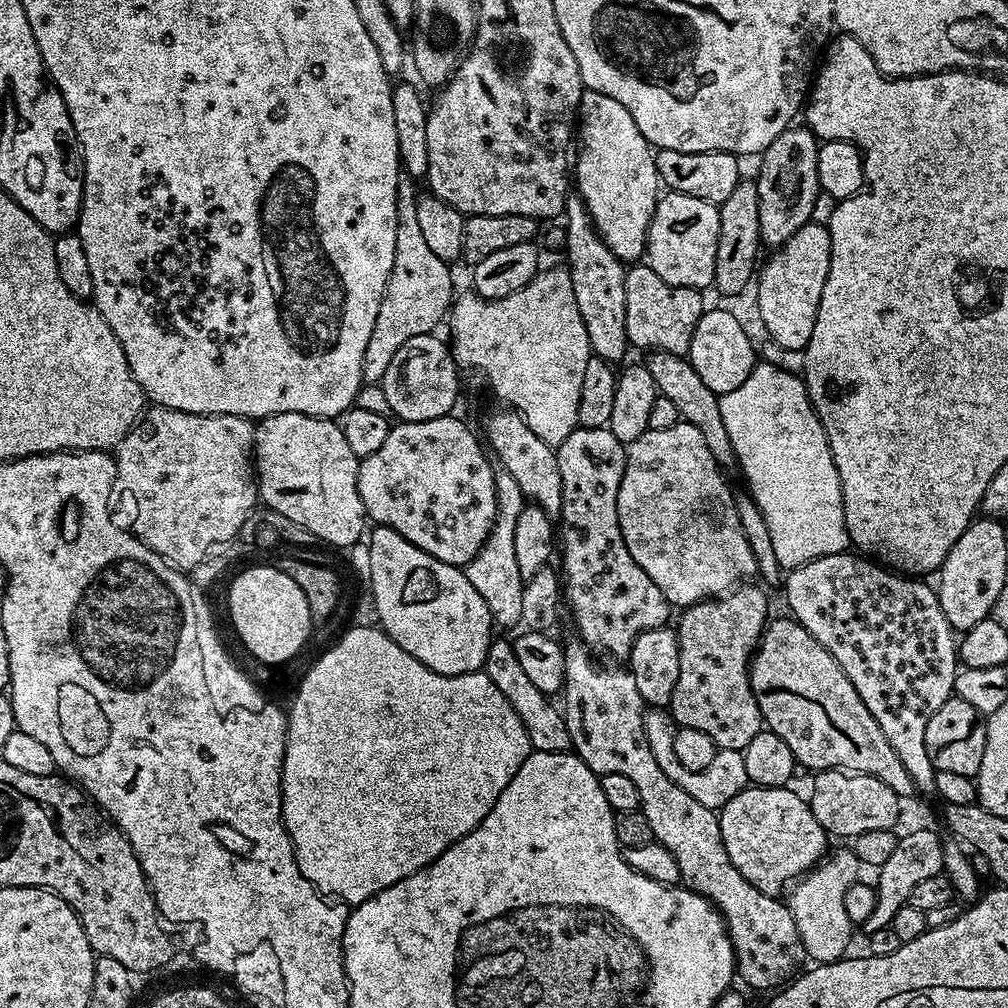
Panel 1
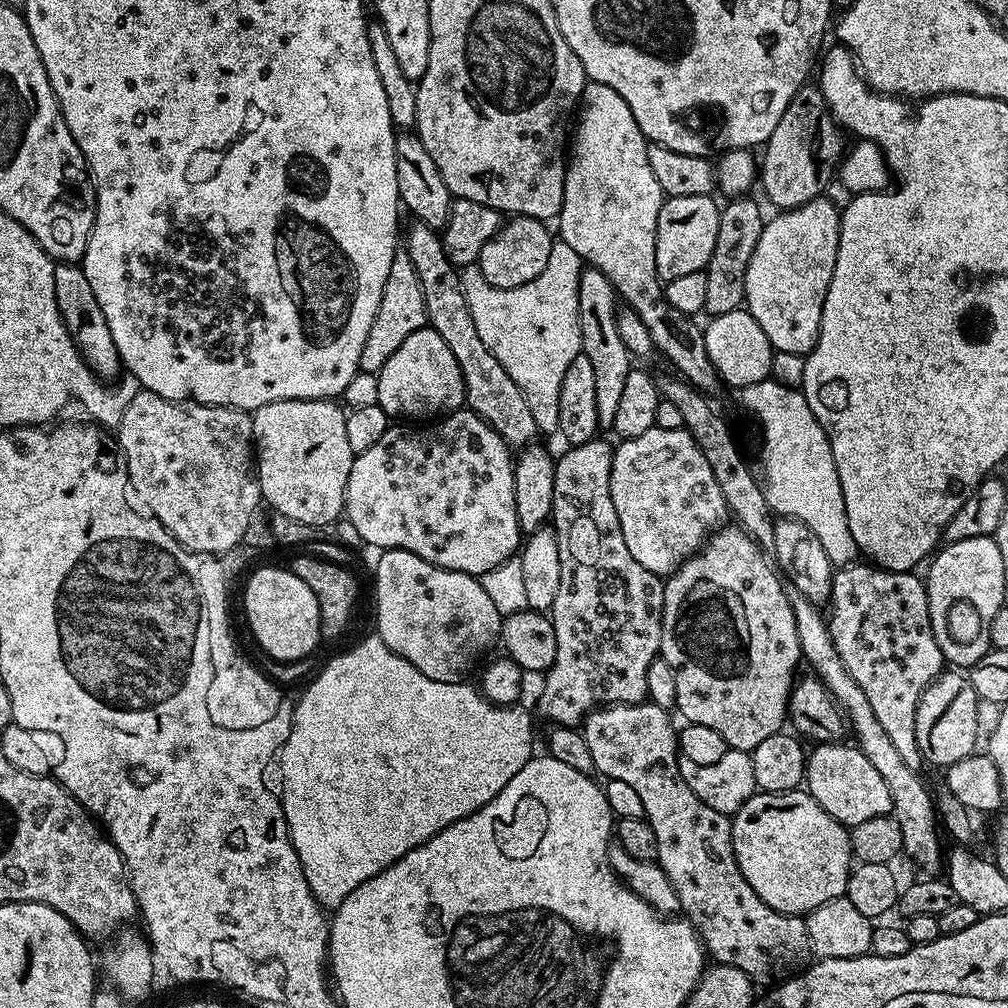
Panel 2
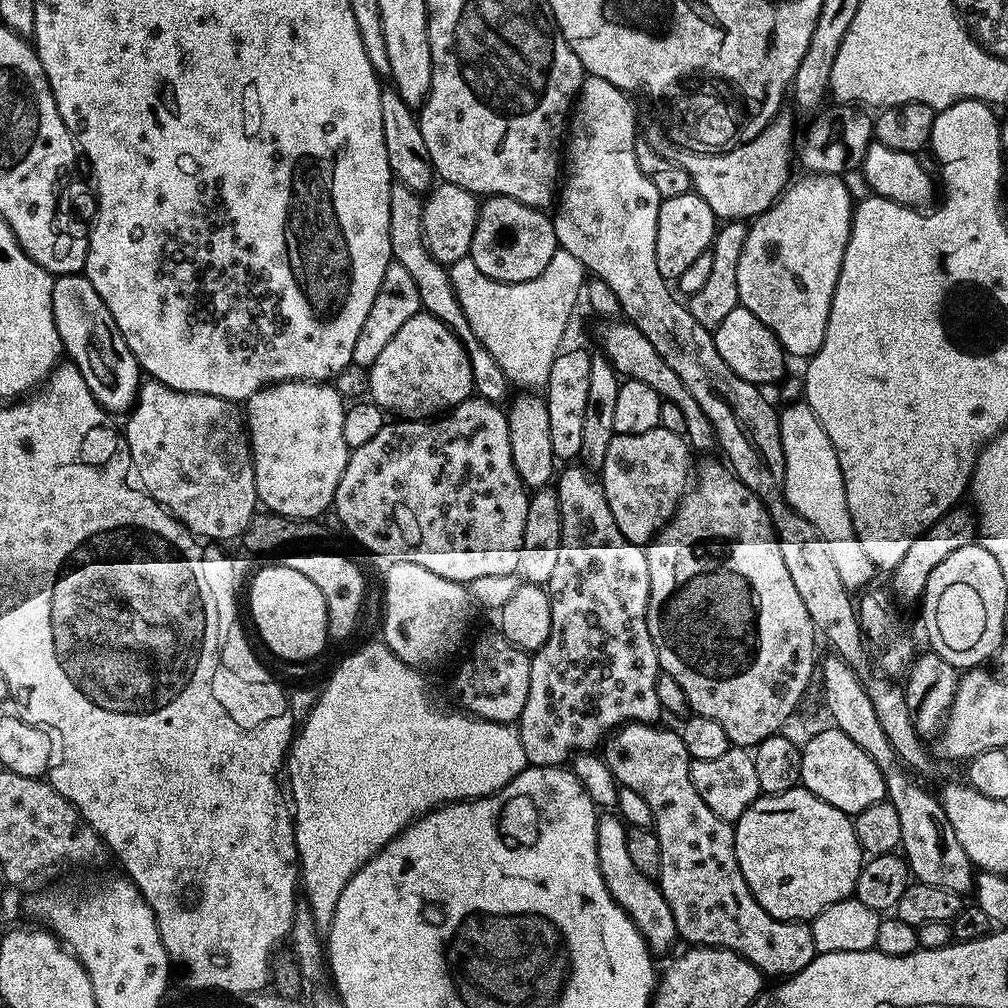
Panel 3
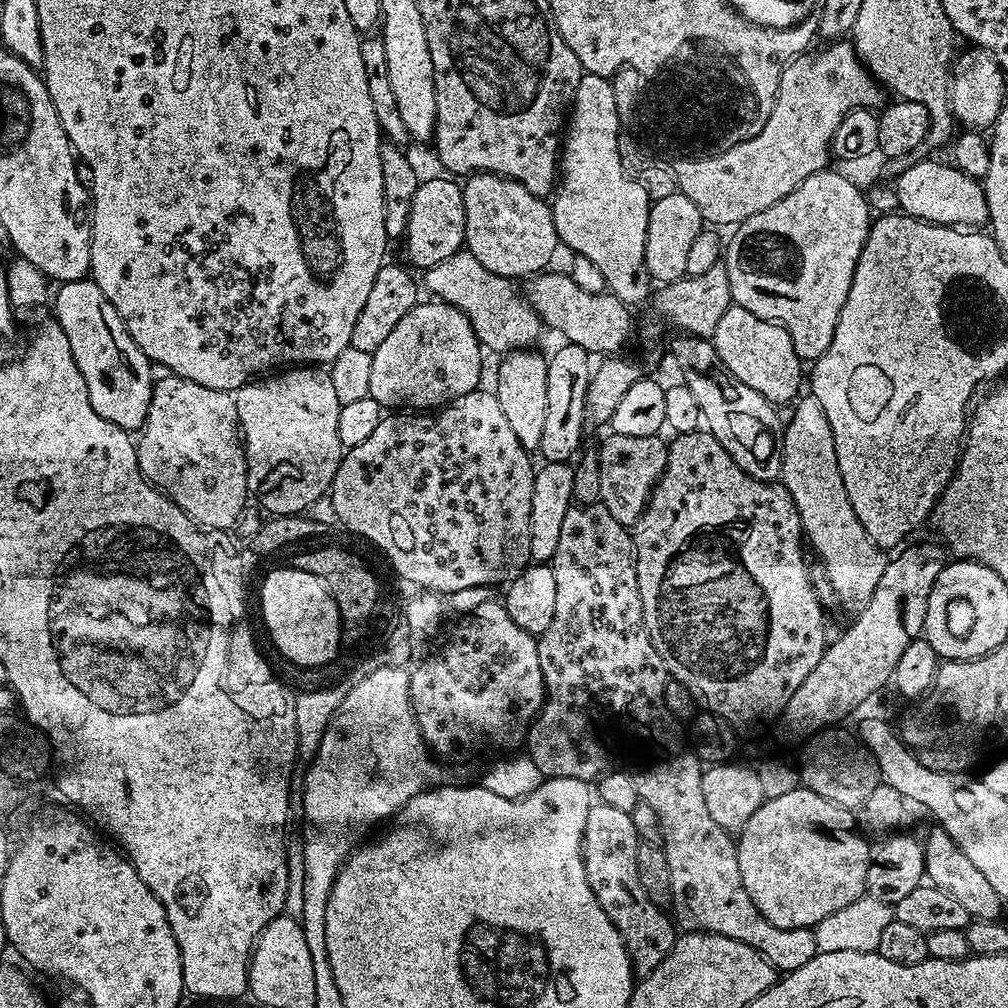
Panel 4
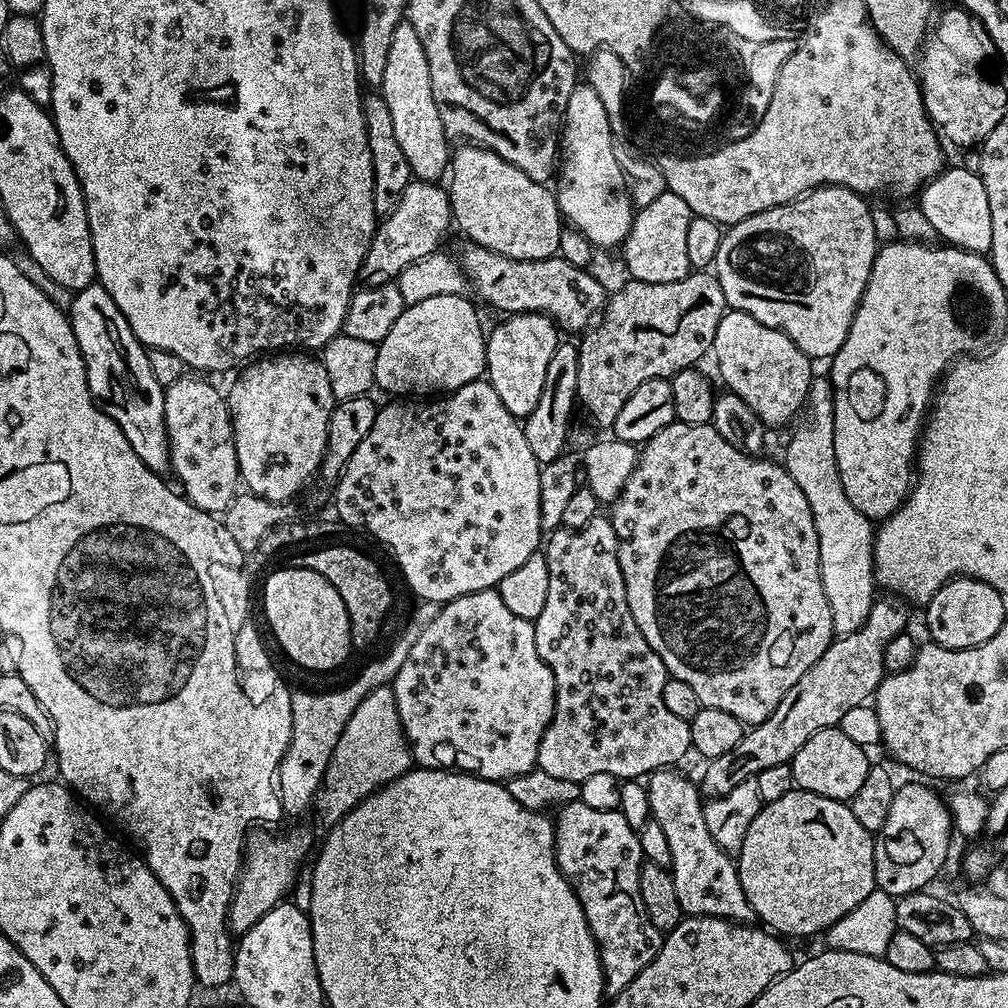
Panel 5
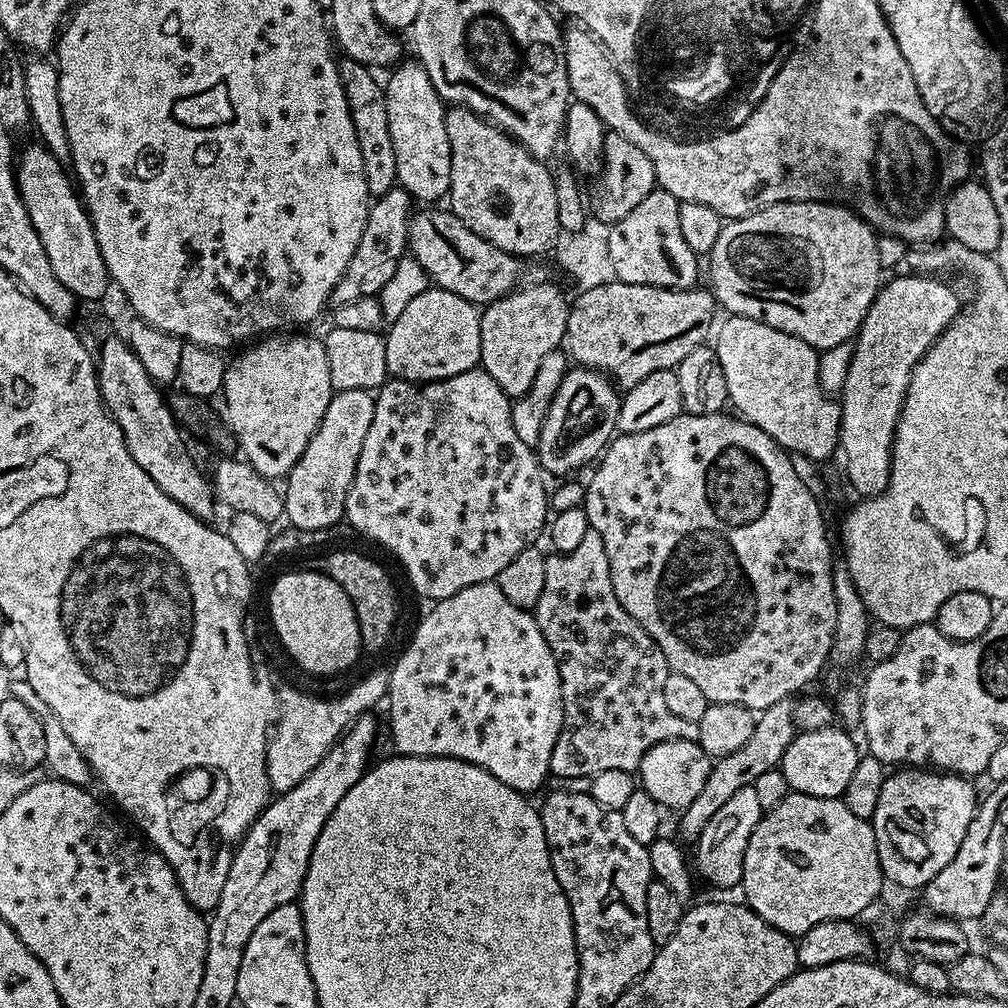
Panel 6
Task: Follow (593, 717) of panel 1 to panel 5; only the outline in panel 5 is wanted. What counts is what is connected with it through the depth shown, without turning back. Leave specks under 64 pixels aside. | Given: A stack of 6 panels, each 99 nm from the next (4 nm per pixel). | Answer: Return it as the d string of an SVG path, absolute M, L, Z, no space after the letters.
M661 768L647 777L646 787L650 798L651 819L662 826L662 834L666 834L666 842L670 842L670 858L672 859L670 871L674 878L674 891L678 894L678 902L682 906L685 917L690 916L713 916L723 920L735 920L748 922L753 919L754 913L746 894L742 890L740 870L735 859L732 860L727 851L721 848L718 842L710 834L704 817L705 801L698 787L697 781L687 780L682 773L672 768Z

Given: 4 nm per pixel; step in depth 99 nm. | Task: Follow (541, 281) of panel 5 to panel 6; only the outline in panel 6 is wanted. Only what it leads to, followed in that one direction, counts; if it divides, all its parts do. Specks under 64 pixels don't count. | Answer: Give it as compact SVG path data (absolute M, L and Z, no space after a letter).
M451 210L444 212L416 212L408 217L406 248L411 259L435 287L445 288L477 306L487 306L499 300L513 287L517 257L495 248L486 238L474 234Z

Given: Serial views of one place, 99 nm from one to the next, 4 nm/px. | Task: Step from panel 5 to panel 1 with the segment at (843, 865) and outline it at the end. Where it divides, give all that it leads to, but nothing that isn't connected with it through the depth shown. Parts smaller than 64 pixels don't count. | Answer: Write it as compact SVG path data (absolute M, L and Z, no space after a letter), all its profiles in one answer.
M749 786L743 788L738 794L734 794L734 798L730 798L730 802L726 802L726 806L718 812L722 842L738 874L742 874L742 878L746 878L754 886L758 886L762 894L775 897L779 897L785 891L786 886L799 880L805 872L811 872L821 860L825 859L829 851L830 837L818 822L818 818L814 818L811 803L805 797L803 800L798 793L791 792L790 789L791 787L788 786L782 788Z

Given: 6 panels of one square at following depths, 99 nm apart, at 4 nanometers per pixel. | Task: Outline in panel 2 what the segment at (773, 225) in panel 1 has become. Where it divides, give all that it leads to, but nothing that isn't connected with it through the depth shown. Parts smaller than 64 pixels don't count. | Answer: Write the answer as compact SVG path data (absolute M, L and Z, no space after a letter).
M812 82L803 84L798 94L794 94L790 106L786 106L786 114L782 114L778 126L774 126L774 134L770 134L762 148L764 160L762 156L758 184L764 187L769 202L777 204L777 209L787 210L817 199L828 179L831 176L833 179L834 169L842 156L840 139L843 136L846 136L845 129L836 123L822 90Z

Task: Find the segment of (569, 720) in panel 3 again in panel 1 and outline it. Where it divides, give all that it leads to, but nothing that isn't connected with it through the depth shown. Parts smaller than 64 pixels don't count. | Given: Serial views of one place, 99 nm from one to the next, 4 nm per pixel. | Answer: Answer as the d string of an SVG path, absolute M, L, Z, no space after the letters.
M578 426L570 438L566 438L566 442L558 445L556 457L558 474L562 474L562 506L558 517L558 540L564 543L562 592L566 597L567 611L568 608L572 611L572 620L576 623L575 635L593 653L620 662L627 661L638 634L665 627L669 623L670 605L662 590L654 586L650 574L646 574L646 570L642 570L642 566L630 558L630 550L626 550L626 542L622 538L618 522L618 486L626 466L626 445L614 438L609 428Z

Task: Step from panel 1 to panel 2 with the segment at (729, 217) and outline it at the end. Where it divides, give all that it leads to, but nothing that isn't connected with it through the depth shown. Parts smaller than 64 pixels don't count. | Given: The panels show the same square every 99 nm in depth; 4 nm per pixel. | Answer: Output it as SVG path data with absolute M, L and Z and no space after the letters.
M741 194L729 199L728 205L720 208L720 229L718 230L718 242L714 246L714 254L710 254L710 262L706 269L706 306L704 312L709 317L721 316L737 311L744 304L744 291L746 290L746 268L750 266L750 258L754 255L754 246L758 246L758 238L762 238L762 230L766 223L766 215L760 209L756 200L751 200L751 195Z

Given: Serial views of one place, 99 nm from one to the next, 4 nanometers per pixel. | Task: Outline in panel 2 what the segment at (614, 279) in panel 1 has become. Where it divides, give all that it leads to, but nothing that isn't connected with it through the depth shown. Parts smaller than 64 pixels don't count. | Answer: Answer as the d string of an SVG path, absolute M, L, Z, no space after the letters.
M585 267L578 282L578 326L580 327L580 350L590 358L594 366L594 394L598 398L598 422L601 429L612 428L614 414L618 414L618 402L626 383L626 374L634 371L634 357L629 352L622 334L618 334L616 309L618 297L610 278L597 268Z

